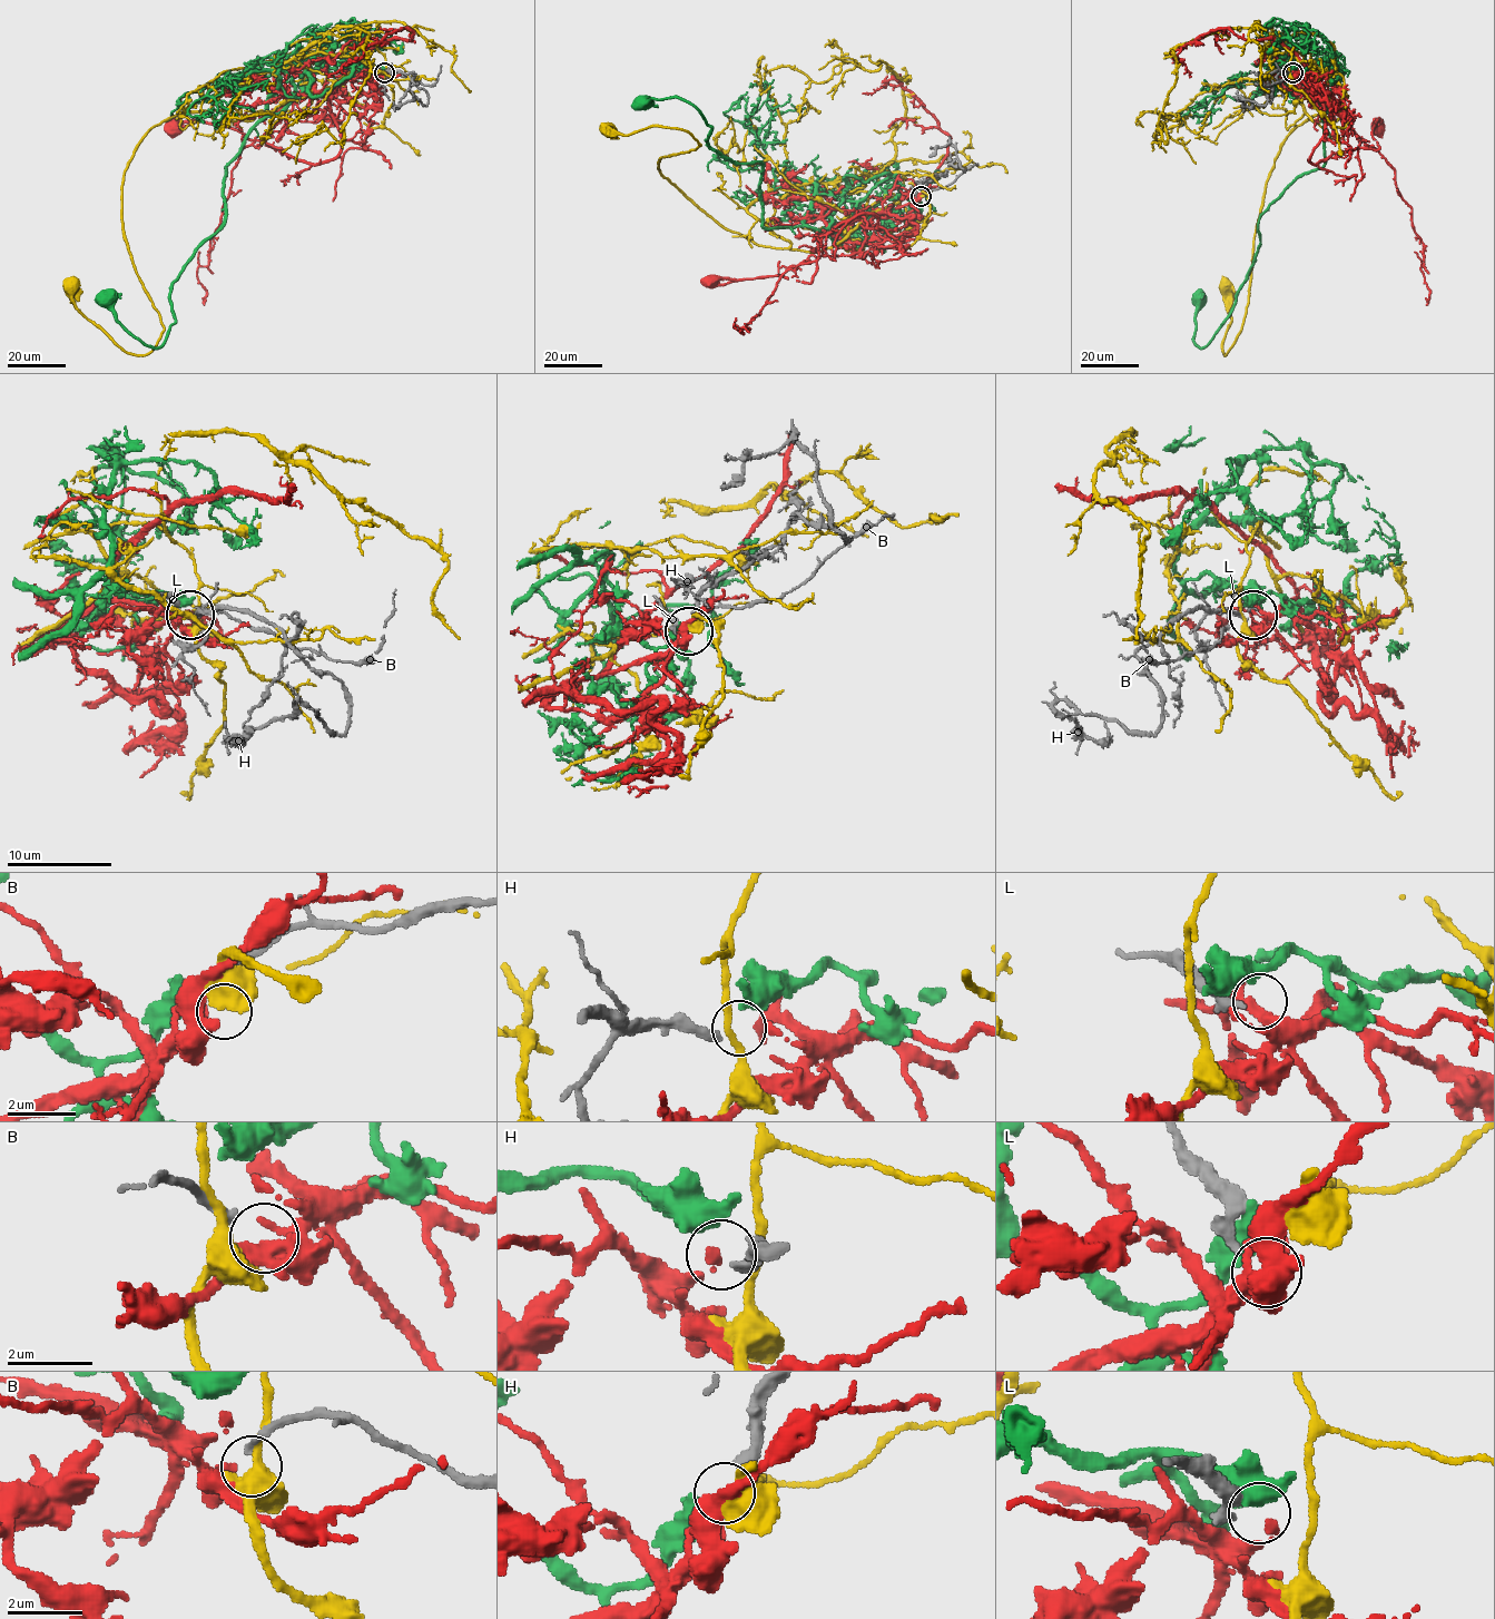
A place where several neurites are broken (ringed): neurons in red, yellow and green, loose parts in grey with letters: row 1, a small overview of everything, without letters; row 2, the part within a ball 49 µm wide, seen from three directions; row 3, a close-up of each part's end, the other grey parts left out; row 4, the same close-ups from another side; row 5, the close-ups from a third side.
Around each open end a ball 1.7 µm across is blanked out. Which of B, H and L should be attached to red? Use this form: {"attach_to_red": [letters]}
{"attach_to_red": ["H"]}

